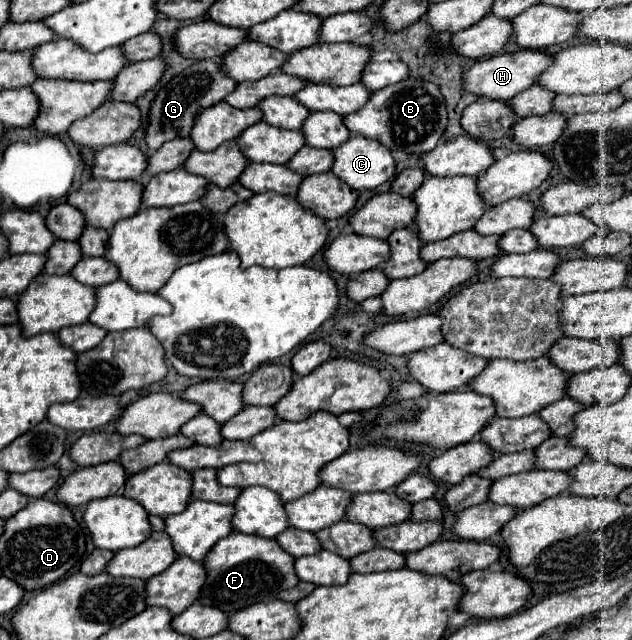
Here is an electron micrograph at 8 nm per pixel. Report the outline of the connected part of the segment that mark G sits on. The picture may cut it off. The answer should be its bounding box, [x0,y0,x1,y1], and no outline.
[145,60,237,150]

